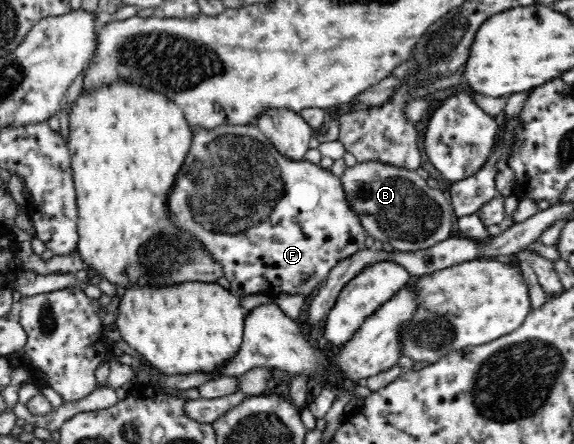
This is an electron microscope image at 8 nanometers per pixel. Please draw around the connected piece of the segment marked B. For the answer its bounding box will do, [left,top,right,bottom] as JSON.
[340,161,457,252]

